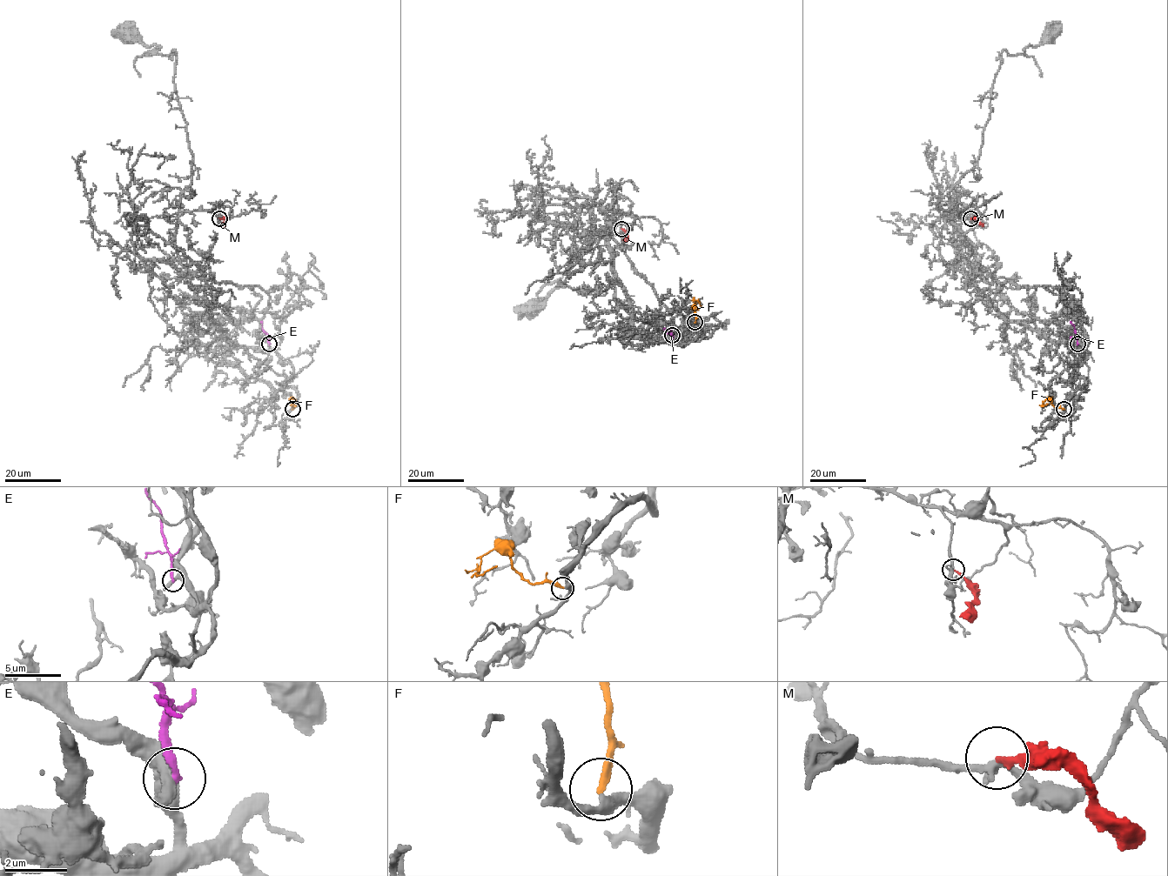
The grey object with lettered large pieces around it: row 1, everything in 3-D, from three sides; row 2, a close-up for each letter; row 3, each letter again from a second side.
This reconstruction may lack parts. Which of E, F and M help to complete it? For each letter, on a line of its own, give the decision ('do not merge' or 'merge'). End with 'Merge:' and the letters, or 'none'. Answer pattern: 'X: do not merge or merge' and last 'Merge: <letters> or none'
E: do not merge
F: merge
M: do not merge
Merge: F

